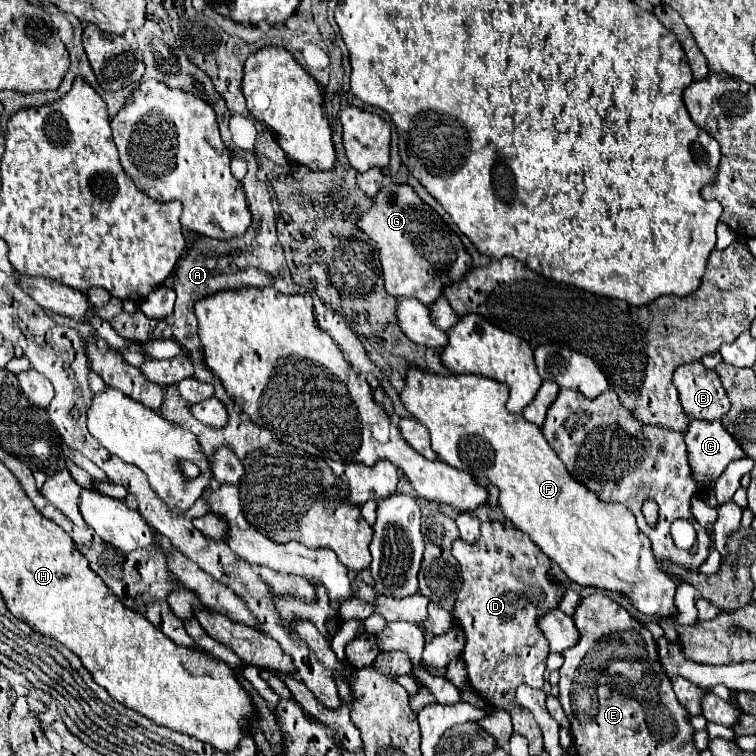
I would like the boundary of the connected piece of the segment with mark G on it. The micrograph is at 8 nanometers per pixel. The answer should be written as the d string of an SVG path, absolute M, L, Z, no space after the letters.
M387 182L369 212L357 218L355 226L365 232L379 250L379 262L385 278L385 290L399 298L417 298L431 306L441 294L443 286L461 280L471 268L471 256L465 252L459 236L415 194L409 184Z

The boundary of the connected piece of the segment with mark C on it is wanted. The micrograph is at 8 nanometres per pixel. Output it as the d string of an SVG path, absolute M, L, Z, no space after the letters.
M691 420L685 444L691 460L691 472L695 472L695 480L699 480L699 484L713 486L729 462L745 458L739 442L719 420Z

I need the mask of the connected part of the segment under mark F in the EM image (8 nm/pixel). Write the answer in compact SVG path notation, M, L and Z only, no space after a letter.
M409 368L407 372L407 384L401 392L401 402L403 406L423 424L427 426L429 434L431 434L431 448L435 454L439 454L439 460L447 462L449 466L453 468L459 468L459 470L467 470L473 478L485 478L489 480L493 486L499 488L499 500L501 500L501 510L503 514L507 516L507 520L513 522L513 526L517 526L519 530L523 530L525 534L529 534L529 538L539 546L539 550L543 554L547 554L553 562L557 562L557 566L579 586L593 586L593 588L603 588L603 590L609 590L609 592L617 592L621 596L625 596L641 614L647 614L647 616L653 616L653 614L659 614L661 618L675 618L677 616L677 608L675 608L675 590L677 586L681 584L681 580L677 580L675 576L671 576L669 572L665 572L661 568L661 564L657 564L653 552L651 552L651 542L649 538L637 528L635 524L635 516L631 514L631 510L627 510L623 504L619 502L603 502L599 500L599 496L595 496L591 490L587 490L583 484L579 484L569 472L567 468L561 464L561 460L557 458L555 450L549 446L549 442L545 440L545 436L541 434L541 428L535 426L535 424L529 424L521 414L511 414L507 408L505 408L505 402L509 398L509 388L501 382L495 382L491 378L485 378L485 376L477 376L477 374L461 374L461 376L433 376L433 374L425 374L423 370L419 368Z

